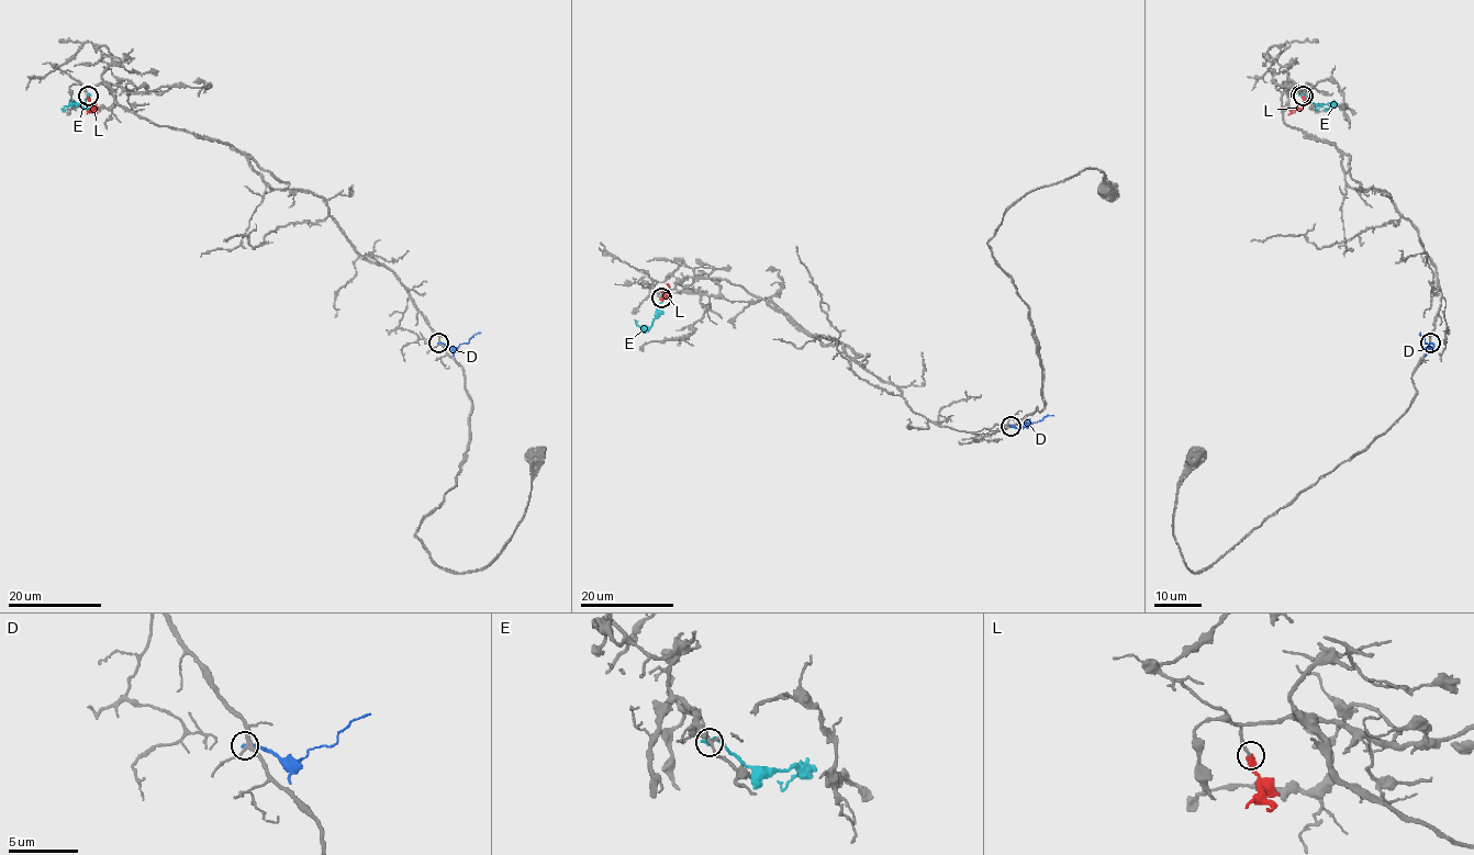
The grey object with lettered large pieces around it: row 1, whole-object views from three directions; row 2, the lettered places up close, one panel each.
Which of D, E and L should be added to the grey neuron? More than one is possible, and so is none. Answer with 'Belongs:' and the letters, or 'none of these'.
Belongs: L

